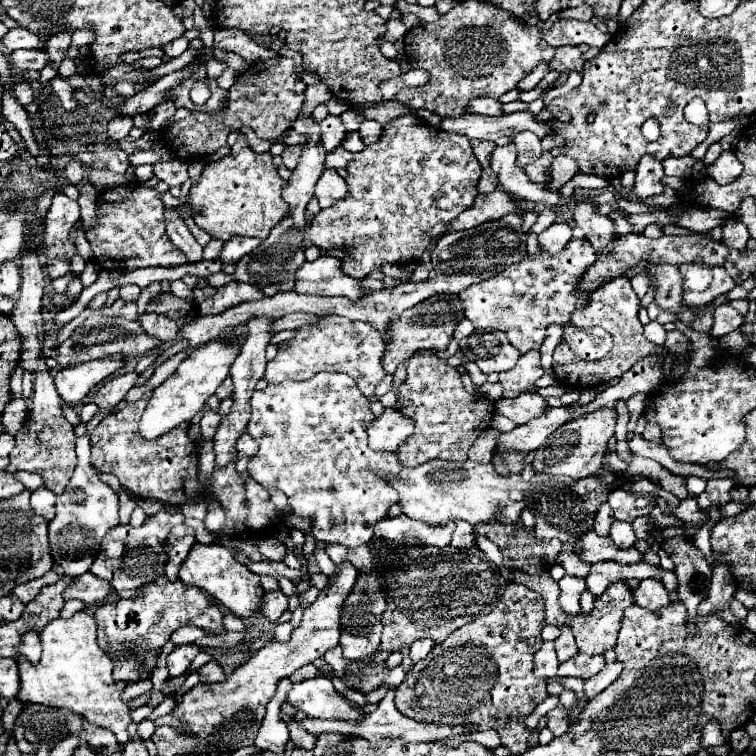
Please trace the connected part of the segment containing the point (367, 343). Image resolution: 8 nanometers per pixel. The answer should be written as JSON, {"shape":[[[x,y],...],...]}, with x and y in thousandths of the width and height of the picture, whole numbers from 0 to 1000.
{"shape":[[[447,417],[423,419],[415,430],[399,430],[392,435],[392,443],[381,451],[378,459],[370,459],[365,475],[354,478],[349,501],[354,509],[370,509],[373,504],[405,504],[413,501],[423,491],[458,493],[471,507],[474,515],[489,525],[495,522],[495,512],[508,499],[508,488],[503,483],[508,467],[508,451],[497,435],[479,425],[463,425]]]}

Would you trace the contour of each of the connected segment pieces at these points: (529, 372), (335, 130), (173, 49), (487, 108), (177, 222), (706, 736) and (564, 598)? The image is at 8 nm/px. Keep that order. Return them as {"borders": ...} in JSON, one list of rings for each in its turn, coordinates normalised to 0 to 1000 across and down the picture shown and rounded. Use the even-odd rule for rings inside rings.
{"borders":[[[[701,464],[688,470],[685,480],[675,491],[661,493],[661,509],[667,512],[664,525],[685,525],[693,517],[701,517],[706,512],[706,504],[717,499],[717,485],[714,485],[714,467]]],[[[434,152],[429,160],[423,160],[423,179],[426,179],[426,192],[431,200],[444,197],[458,179],[458,171],[455,171],[450,155]]],[[[241,48],[220,58],[218,61],[214,62],[214,65],[217,66],[221,74],[226,77],[233,77],[247,65],[249,60],[250,53],[245,48]]],[[[632,128],[622,134],[616,142],[616,149],[630,149],[630,152],[664,152],[664,139],[656,131],[648,128]]],[[[220,276],[217,287],[220,287],[220,306],[225,319],[230,319],[230,324],[238,332],[243,332],[243,337],[249,340],[249,348],[267,345],[267,324],[262,324],[262,319],[254,313],[254,308],[243,298],[243,290],[235,284],[235,279]]],[[[939,954],[931,964],[929,964],[929,985],[942,988],[942,985],[955,985],[960,978],[955,972],[955,967],[950,964],[950,956],[947,954]]],[[[746,761],[741,769],[741,803],[749,806],[749,811],[767,811],[767,787],[775,782],[775,771],[772,766],[765,766],[765,763],[754,763],[754,761]]]]}

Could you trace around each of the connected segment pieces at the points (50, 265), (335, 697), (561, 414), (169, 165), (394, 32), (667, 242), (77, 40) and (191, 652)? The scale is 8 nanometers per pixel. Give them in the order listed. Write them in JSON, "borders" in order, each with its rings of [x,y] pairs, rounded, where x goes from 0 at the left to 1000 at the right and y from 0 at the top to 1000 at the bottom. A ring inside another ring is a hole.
{"borders":[[[[74,343],[74,345],[63,345],[61,348],[61,361],[66,364],[66,369],[77,369],[77,366],[87,364],[90,358],[93,358],[93,348],[90,345]]],[[[415,896],[389,903],[378,927],[402,940],[407,948],[474,954],[484,946],[474,933],[452,922],[434,896]]],[[[728,538],[720,552],[709,552],[693,562],[685,562],[675,573],[661,573],[653,604],[648,610],[653,615],[653,620],[664,631],[672,631],[675,620],[669,620],[669,612],[664,610],[664,599],[680,597],[680,599],[696,599],[698,602],[698,599],[714,594],[717,586],[722,583],[722,578],[728,573],[733,573],[741,562],[749,560],[754,546],[757,546],[754,538]]],[[[214,213],[204,218],[204,229],[209,237],[220,239],[222,245],[241,245],[249,237],[249,218],[246,213]]],[[[513,25],[511,38],[511,49],[505,52],[505,57],[508,54],[526,54],[540,44],[540,36],[529,25]]],[[[910,308],[902,313],[870,313],[870,316],[857,316],[852,311],[823,311],[817,313],[817,319],[812,319],[812,329],[807,332],[807,340],[791,340],[788,337],[788,348],[772,361],[765,382],[767,385],[788,385],[794,382],[799,374],[825,364],[831,356],[844,353],[847,345],[865,349],[888,349],[902,351],[902,348],[934,348],[934,351],[955,351],[963,340],[963,327],[955,324],[952,319],[942,319],[937,316],[931,308]]],[[[122,36],[99,40],[94,52],[94,61],[90,65],[90,74],[98,78],[101,73],[106,71],[106,63],[119,58],[124,49]]],[[[238,853],[233,856],[225,866],[222,866],[222,888],[225,888],[225,896],[238,896],[238,893],[246,893],[251,877],[257,874],[257,869],[262,866],[262,856],[257,853]]]]}

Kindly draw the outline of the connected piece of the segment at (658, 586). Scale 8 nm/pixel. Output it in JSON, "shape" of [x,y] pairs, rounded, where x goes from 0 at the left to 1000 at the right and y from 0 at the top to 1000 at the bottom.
{"shape":[[[852,766],[852,769],[847,769],[844,779],[839,779],[836,787],[839,787],[839,795],[847,803],[860,806],[860,808],[868,808],[868,806],[876,806],[876,803],[886,800],[886,795],[873,795],[873,787],[884,790],[884,782],[878,779],[876,769],[870,769],[870,766]]]}

